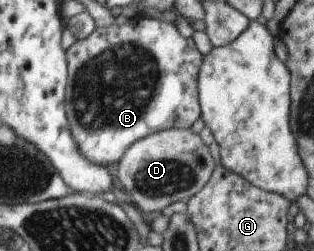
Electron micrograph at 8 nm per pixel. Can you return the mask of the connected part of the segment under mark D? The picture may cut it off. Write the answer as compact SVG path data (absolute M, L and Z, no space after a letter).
M168 128L136 140L131 147L128 147L128 150L121 155L118 173L115 176L126 191L129 203L141 212L153 213L153 210L163 210L169 204L185 203L191 199L208 182L212 171L222 165L221 160L217 160L217 156L213 156L213 148L209 148L209 144L205 144L205 140L201 140L201 136L197 132L192 132L190 129Z

